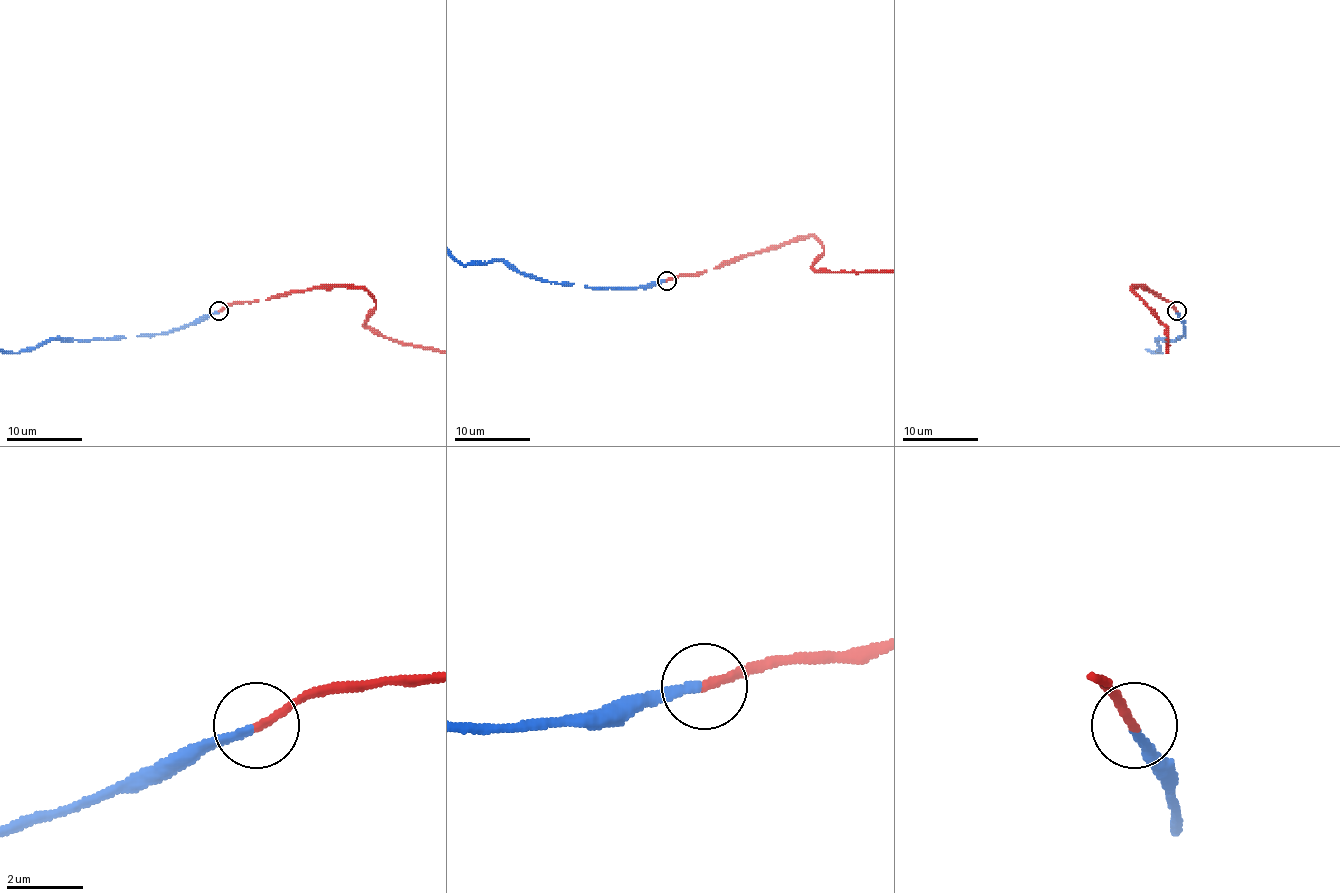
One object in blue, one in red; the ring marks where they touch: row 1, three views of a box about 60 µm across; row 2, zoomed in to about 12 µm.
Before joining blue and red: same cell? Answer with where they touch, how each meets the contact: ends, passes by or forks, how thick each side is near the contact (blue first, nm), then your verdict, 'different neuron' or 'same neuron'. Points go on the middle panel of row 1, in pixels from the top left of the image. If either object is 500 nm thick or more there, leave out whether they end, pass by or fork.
(667, 280) | blue ends | red ends | 240/240 nm | same neuron

